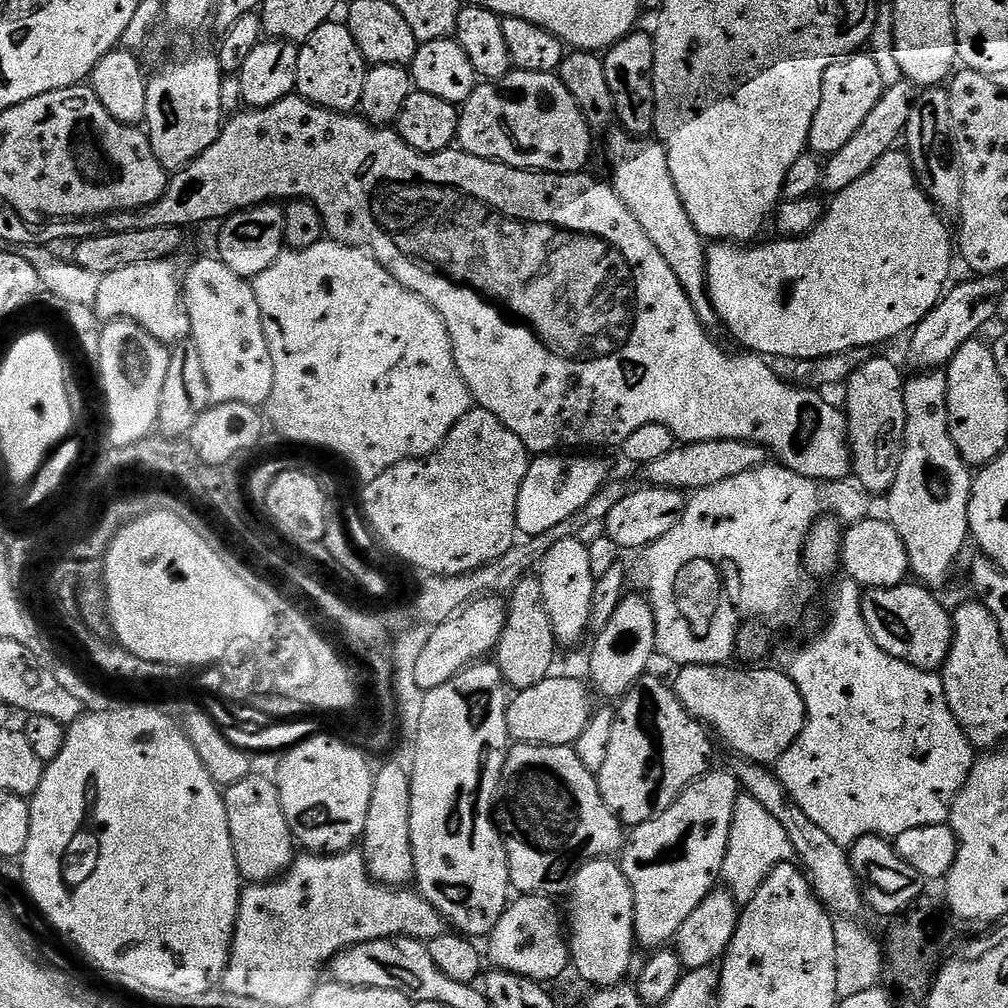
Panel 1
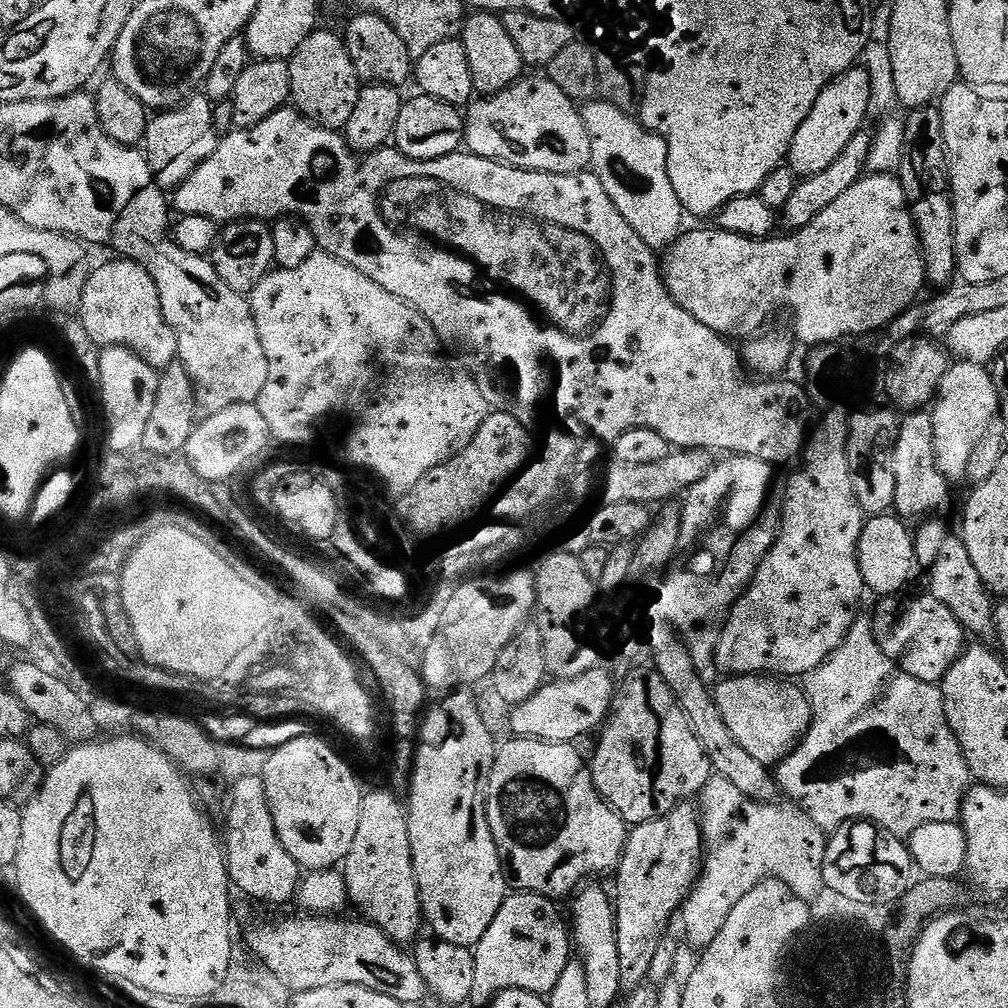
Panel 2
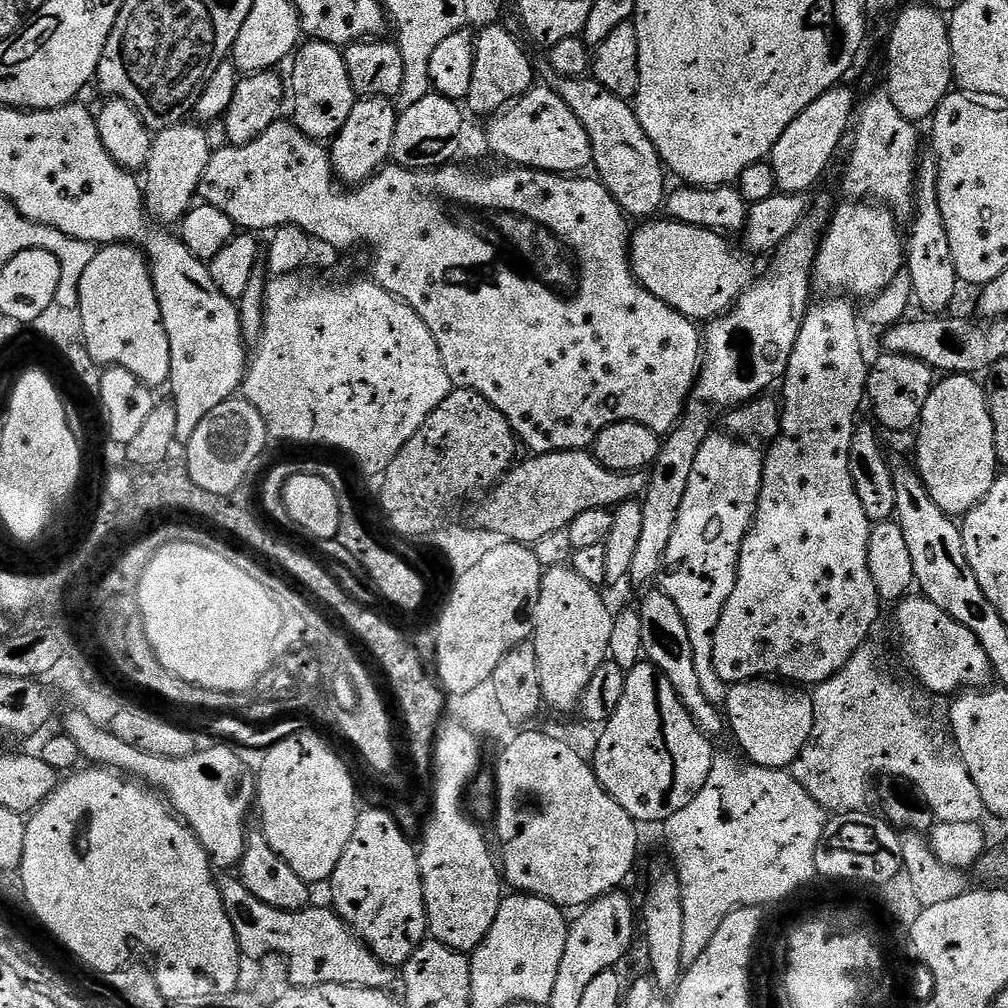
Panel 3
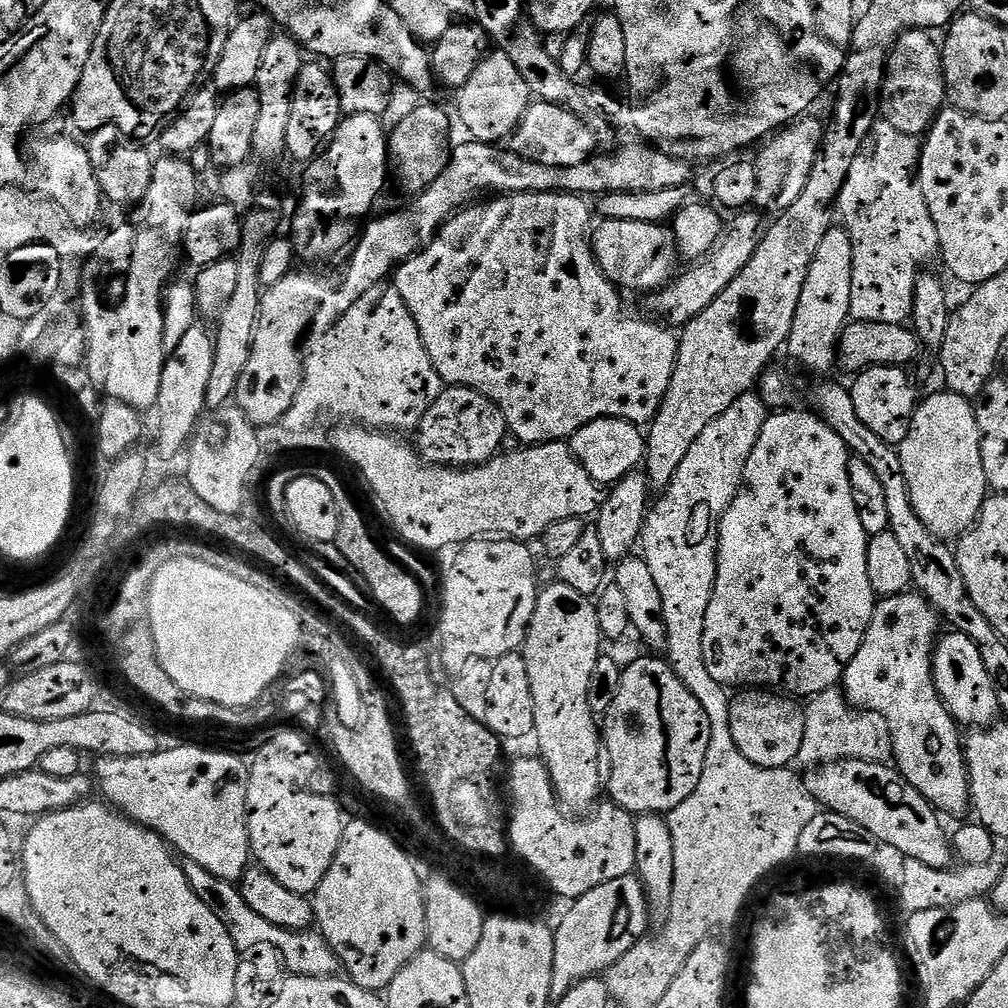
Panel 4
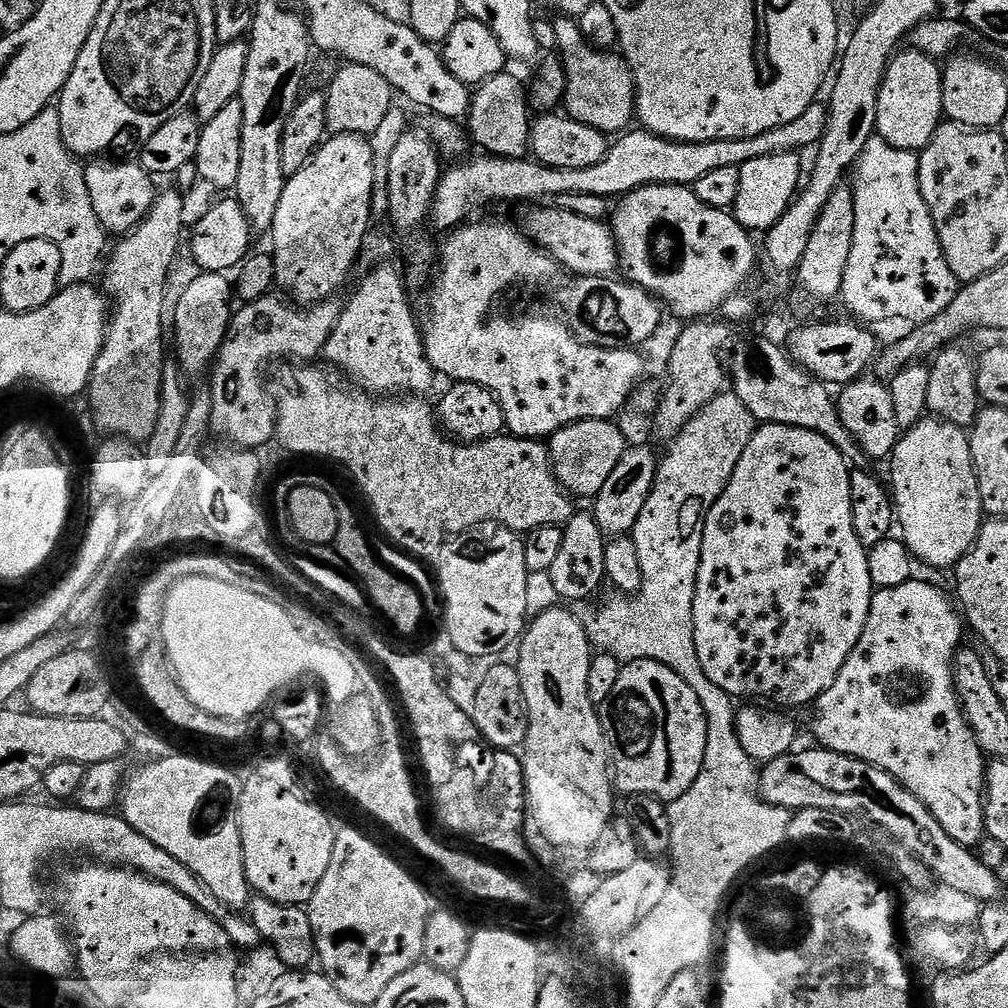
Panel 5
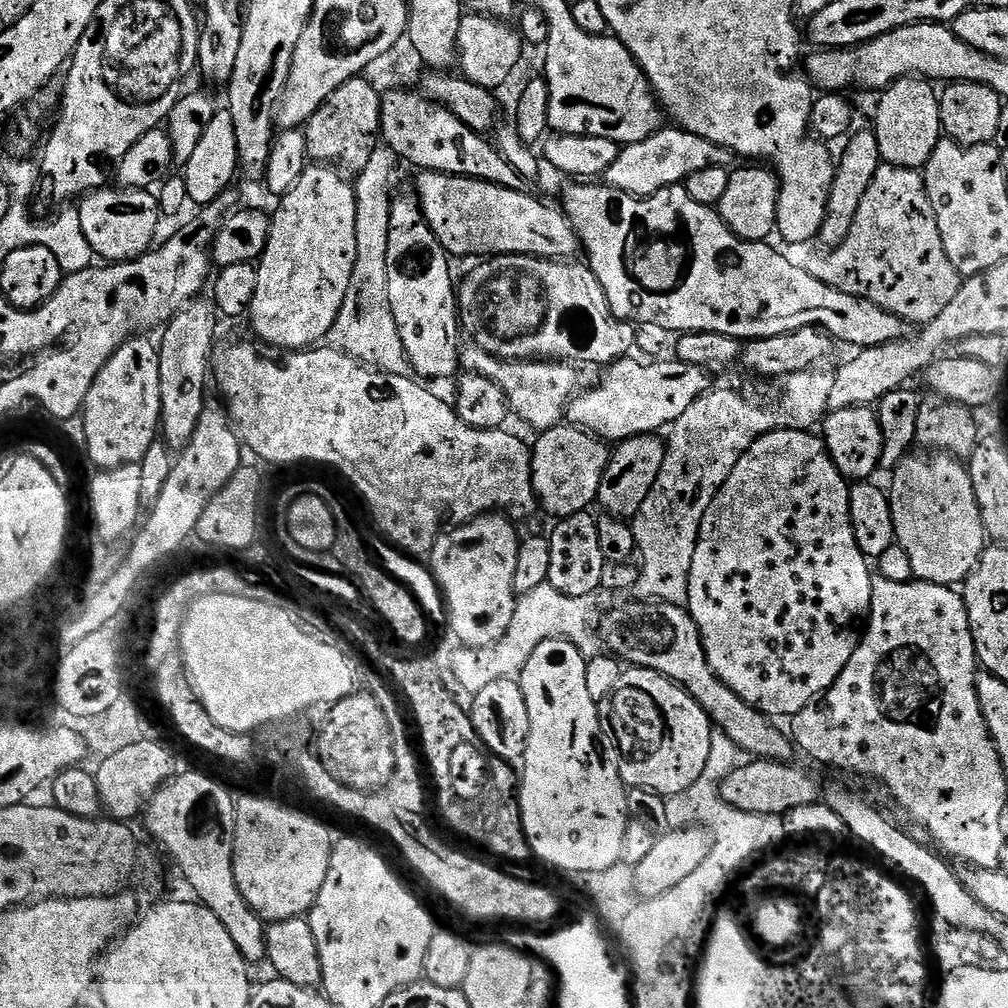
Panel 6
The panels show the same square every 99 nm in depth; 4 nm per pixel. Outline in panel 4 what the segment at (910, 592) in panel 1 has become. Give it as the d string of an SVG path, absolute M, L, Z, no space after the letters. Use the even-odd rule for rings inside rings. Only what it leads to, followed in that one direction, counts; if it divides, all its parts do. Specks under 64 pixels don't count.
M955 630L947 634L937 639L936 650L932 654L934 686L957 725L968 730L993 727L1001 719L1001 714L998 698L994 695L994 682L990 682L990 673L982 662L982 650L978 650L978 646L974 646L966 634Z

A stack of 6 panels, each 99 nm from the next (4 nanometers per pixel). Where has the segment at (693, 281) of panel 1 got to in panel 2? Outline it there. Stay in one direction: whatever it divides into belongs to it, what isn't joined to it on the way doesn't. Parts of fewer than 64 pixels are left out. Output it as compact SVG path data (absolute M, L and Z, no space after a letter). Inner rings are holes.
M603 98L587 101L583 105L582 115L586 134L590 134L590 168L602 182L606 194L610 194L610 202L618 206L618 214L630 222L634 234L646 242L653 250L667 250L680 239L685 227L686 213L678 194L674 194L674 182L670 182L668 173L668 147L666 142L656 132L645 128L635 115L623 112Z

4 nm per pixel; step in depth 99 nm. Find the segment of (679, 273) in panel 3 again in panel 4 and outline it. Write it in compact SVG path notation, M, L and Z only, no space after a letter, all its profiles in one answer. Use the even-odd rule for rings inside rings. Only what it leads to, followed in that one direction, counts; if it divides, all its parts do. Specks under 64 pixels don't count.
M601 219L591 233L590 243L602 274L621 290L651 294L668 287L677 275L676 240L664 224Z

